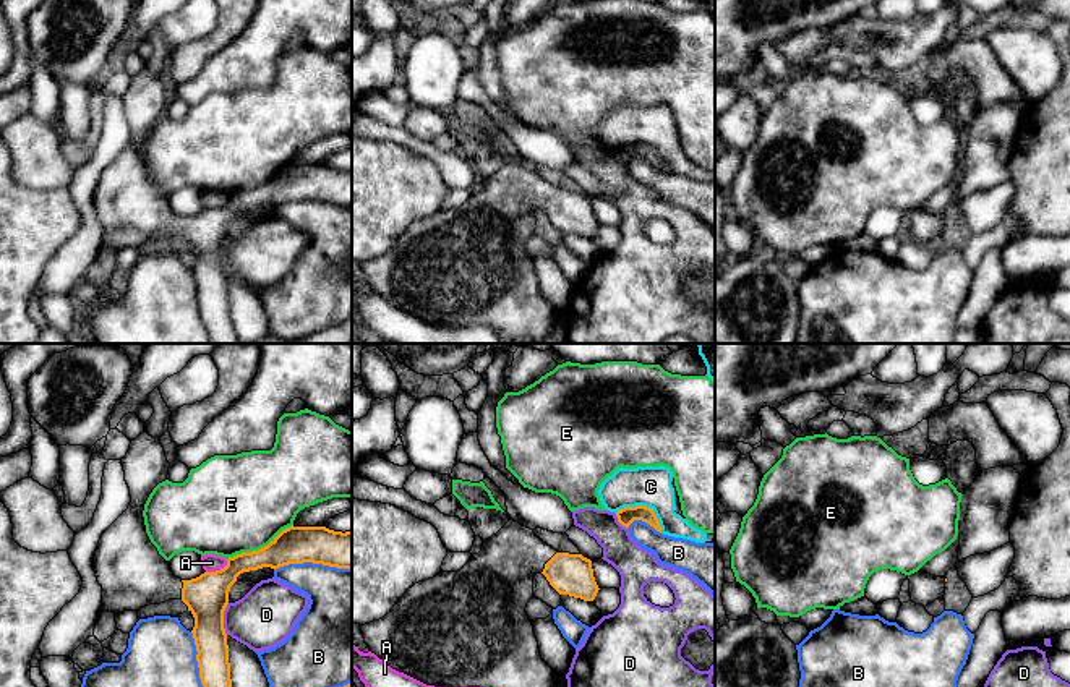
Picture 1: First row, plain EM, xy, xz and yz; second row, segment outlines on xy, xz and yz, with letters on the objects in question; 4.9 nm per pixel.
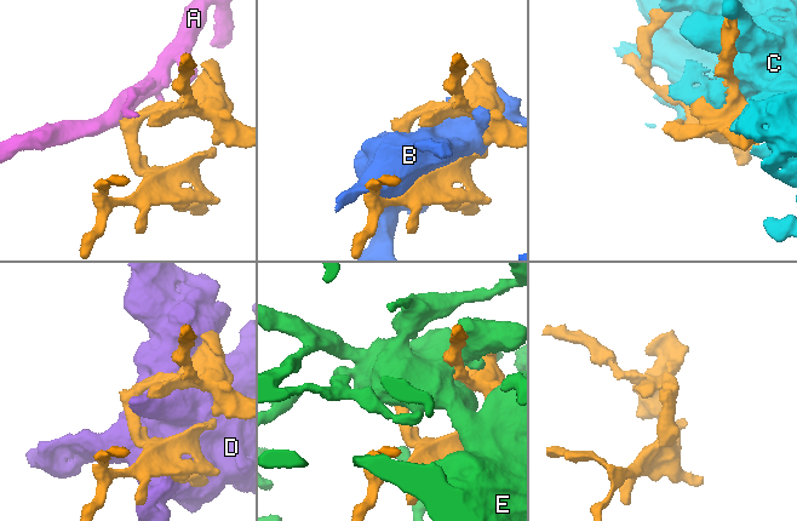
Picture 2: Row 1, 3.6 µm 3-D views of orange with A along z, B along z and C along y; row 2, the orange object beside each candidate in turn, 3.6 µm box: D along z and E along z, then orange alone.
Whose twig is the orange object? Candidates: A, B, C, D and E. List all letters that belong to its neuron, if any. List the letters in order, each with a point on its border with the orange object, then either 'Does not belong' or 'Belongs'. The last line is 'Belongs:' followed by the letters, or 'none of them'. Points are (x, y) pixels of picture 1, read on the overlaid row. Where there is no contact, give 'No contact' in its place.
A: Touches orange at xy (218, 571). Does not belong
B: Touches orange at xy (312, 561). Does not belong
C: Touches orange at xz (644, 506). Does not belong
D: Touches orange at xy (222, 619). Does not belong
E: Touches orange at xy (261, 548). Does not belong
Belongs: none of them

